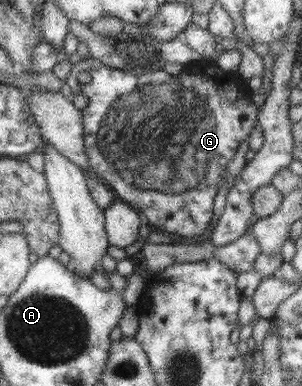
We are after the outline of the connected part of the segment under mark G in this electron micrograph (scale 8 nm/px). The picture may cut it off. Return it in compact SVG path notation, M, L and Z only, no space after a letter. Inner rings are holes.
M89 56L87 59L84 58L75 65L72 65L72 70L70 70L70 74L66 77L65 82L72 94L86 95L86 99L88 99L88 102L84 108L80 110L80 113L83 123L84 149L86 150L91 170L105 182L105 185L110 188L113 193L116 193L119 200L129 203L135 208L140 213L143 221L152 229L176 233L187 238L201 235L211 222L212 202L219 196L221 191L217 187L220 175L224 173L227 161L230 161L230 159L234 157L238 143L246 140L249 136L252 124L259 110L254 104L250 103L251 93L248 91L248 88L246 88L245 80L237 79L236 72L222 71L222 69L219 69L215 64L206 63L201 59L196 63L191 62L190 64L184 65L178 75L168 75L164 70L158 70L156 72L136 76L130 73L124 73L124 71L119 71L118 69L109 68L100 61L97 61L97 59ZM82 72L86 72L91 76L91 82L86 85L79 84L76 78L78 74Z

